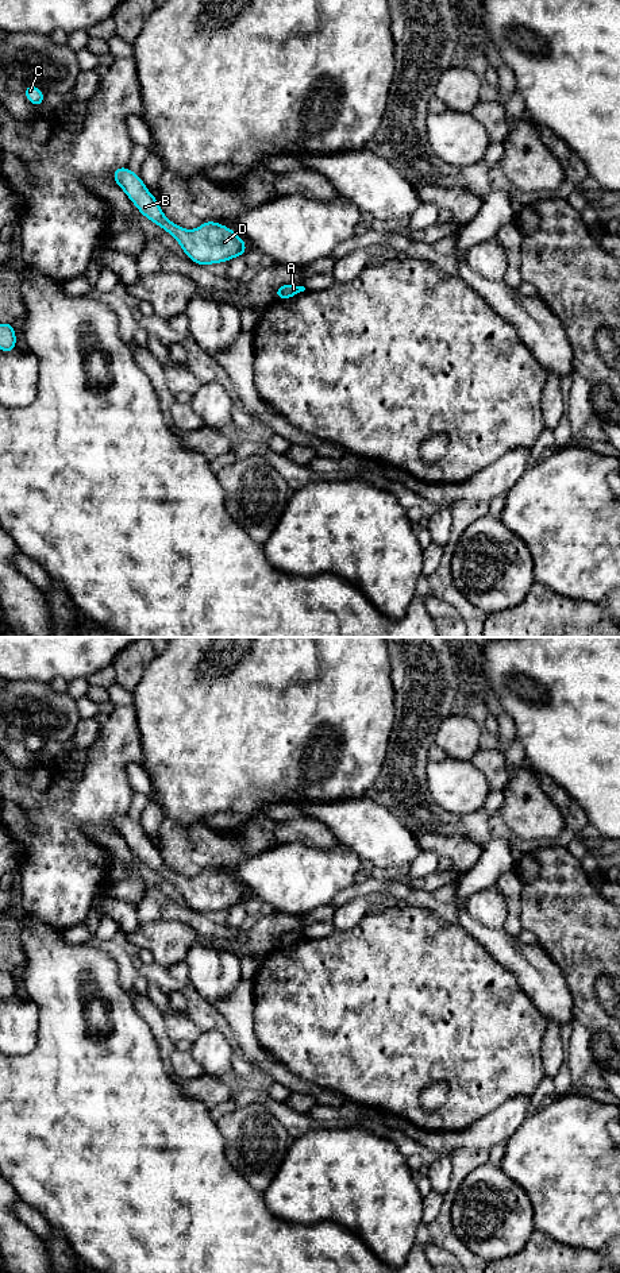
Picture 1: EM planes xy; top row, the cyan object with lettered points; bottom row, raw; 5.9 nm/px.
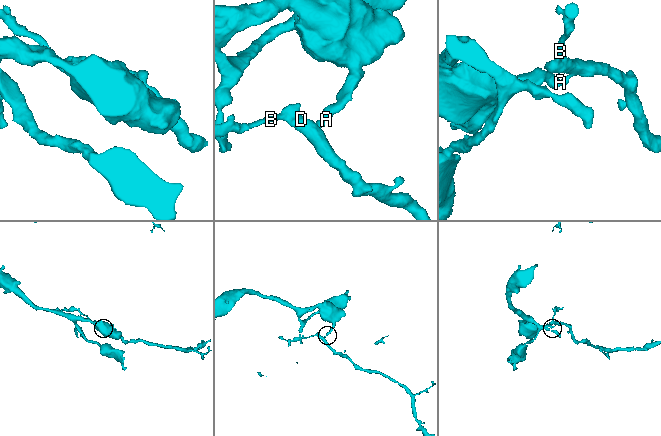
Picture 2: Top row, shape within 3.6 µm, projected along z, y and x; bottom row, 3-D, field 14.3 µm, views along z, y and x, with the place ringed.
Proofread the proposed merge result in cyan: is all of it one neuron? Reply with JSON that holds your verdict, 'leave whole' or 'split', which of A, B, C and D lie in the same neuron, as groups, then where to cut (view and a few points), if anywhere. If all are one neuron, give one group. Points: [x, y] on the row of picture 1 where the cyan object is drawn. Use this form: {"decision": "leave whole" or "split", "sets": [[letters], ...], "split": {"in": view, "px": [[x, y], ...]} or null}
{"decision": "split", "sets": [["A"], ["B", "C", "D"]], "split": {"in": "xy", "px": [[282, 286], [280, 297]]}}

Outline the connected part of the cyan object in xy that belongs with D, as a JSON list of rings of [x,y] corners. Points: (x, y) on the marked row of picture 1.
[[[116,167],[113,180],[143,216],[177,239],[192,262],[208,266],[246,255],[246,242],[226,225],[204,221],[199,228],[188,231],[166,219],[159,202],[130,167]]]

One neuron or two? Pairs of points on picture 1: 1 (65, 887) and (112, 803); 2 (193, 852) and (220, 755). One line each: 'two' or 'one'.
1: one
2: two

